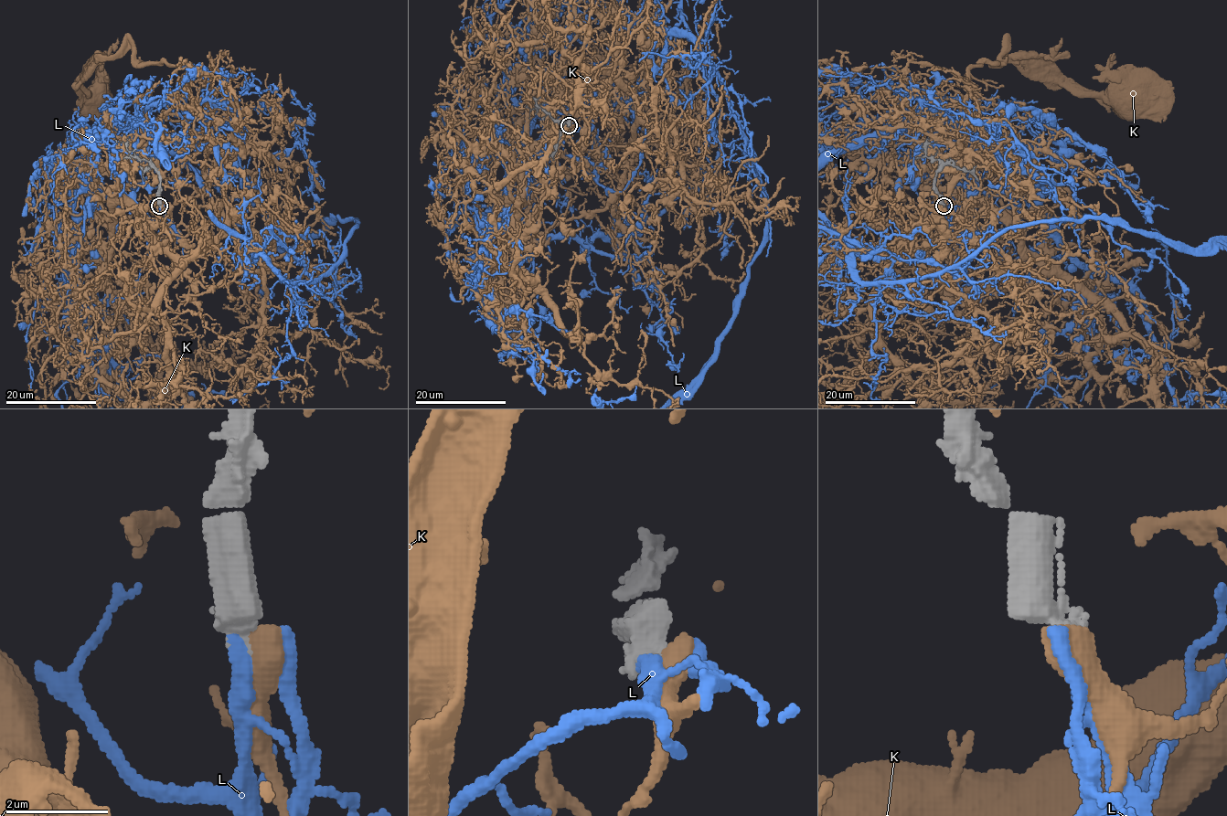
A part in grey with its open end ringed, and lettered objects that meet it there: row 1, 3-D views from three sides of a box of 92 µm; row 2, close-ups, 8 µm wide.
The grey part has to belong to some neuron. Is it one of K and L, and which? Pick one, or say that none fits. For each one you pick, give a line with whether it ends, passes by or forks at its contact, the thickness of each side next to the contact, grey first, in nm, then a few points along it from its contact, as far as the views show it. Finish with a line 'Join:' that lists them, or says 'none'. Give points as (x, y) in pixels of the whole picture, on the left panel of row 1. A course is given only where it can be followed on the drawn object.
Join: none

